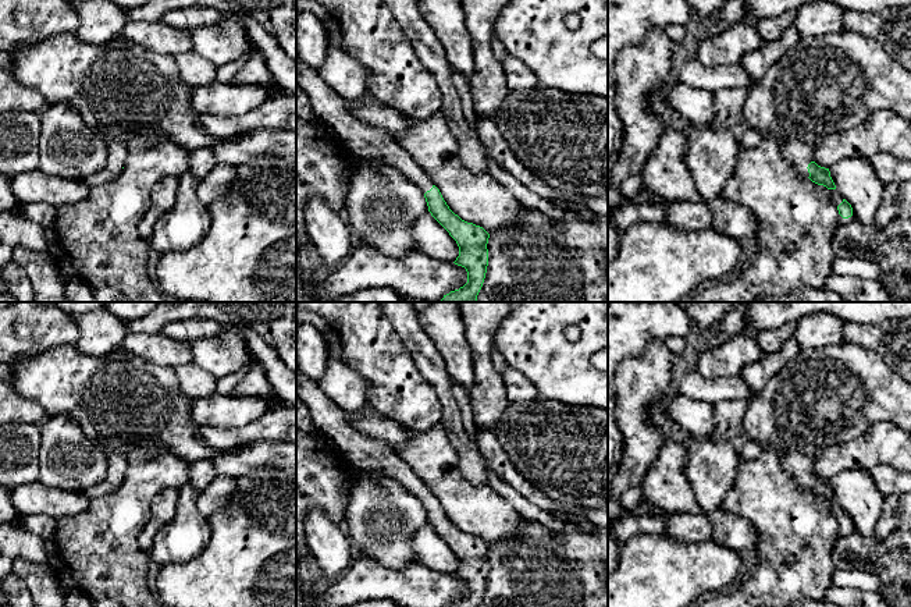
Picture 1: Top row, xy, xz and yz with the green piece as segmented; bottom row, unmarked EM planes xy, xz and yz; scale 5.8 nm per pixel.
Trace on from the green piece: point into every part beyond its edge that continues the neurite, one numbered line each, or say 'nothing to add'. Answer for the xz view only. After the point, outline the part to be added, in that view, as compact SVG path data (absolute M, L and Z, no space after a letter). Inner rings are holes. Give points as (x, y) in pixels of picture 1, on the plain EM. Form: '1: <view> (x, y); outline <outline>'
1: xz (359, 450); outline M300 370L296 372L296 395L309 408L316 432L328 439L350 466L388 473L423 505L433 500L433 493L395 454L392 444L371 439L352 427L348 413L321 391L316 380L305 376Z

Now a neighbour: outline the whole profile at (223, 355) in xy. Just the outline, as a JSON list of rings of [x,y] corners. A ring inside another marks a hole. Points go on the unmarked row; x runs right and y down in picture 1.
[[[224,326],[220,337],[191,342],[193,363],[220,380],[252,362],[252,352],[243,336],[232,326]]]

